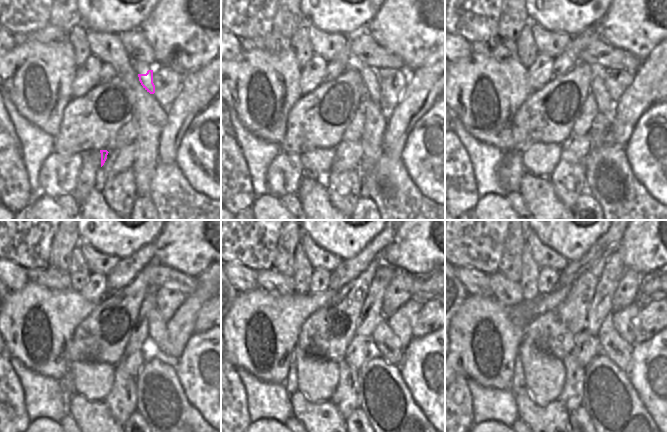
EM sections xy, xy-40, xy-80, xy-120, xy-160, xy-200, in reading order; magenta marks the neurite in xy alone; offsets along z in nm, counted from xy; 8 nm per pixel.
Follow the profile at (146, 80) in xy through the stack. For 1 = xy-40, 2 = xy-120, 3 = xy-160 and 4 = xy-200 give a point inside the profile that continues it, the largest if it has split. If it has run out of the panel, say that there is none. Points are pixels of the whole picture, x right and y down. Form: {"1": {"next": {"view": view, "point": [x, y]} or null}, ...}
{"1": {"next": {"view": "xy-40", "point": [371, 80]}}, "2": {"next": {"view": "xy-120", "point": [158, 343]}}, "3": {"next": {"view": "xy-160", "point": [384, 342]}}, "4": {"next": {"view": "xy-200", "point": [611, 344]}}}

